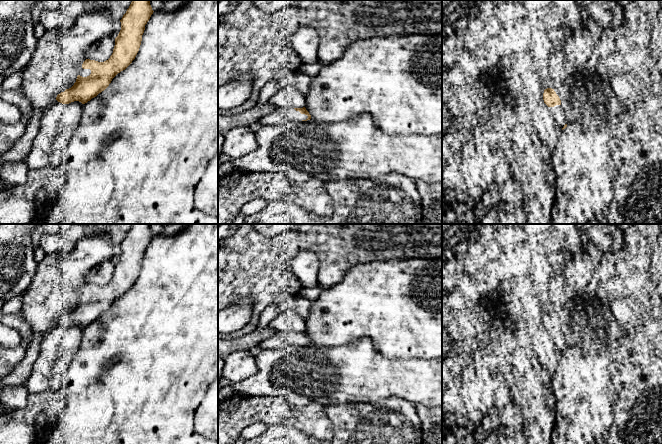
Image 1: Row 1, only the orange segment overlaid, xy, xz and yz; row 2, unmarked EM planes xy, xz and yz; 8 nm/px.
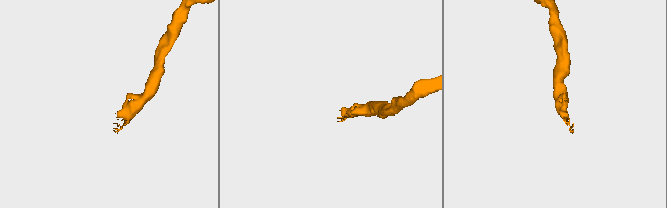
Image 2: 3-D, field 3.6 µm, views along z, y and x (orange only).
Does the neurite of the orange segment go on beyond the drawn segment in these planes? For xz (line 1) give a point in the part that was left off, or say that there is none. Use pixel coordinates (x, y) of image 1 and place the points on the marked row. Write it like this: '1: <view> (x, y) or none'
1: xz (280, 116)

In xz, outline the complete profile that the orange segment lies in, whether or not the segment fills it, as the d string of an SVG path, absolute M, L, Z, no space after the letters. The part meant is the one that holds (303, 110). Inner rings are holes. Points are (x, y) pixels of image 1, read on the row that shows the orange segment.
M279 108L259 119L262 126L280 126L289 121L307 121L311 115L303 108Z

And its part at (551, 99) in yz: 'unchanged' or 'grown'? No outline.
grown

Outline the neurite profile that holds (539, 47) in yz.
M543 28L536 31L532 35L531 41L527 49L545 89L550 88L550 85L552 83L548 72L548 58L550 48L551 44Z

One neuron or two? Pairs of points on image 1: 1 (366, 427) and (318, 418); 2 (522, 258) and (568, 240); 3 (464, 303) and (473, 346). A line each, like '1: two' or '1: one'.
1: two
2: two
3: two

